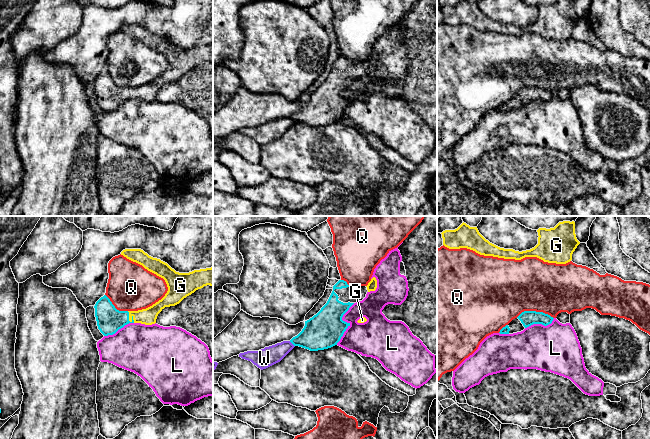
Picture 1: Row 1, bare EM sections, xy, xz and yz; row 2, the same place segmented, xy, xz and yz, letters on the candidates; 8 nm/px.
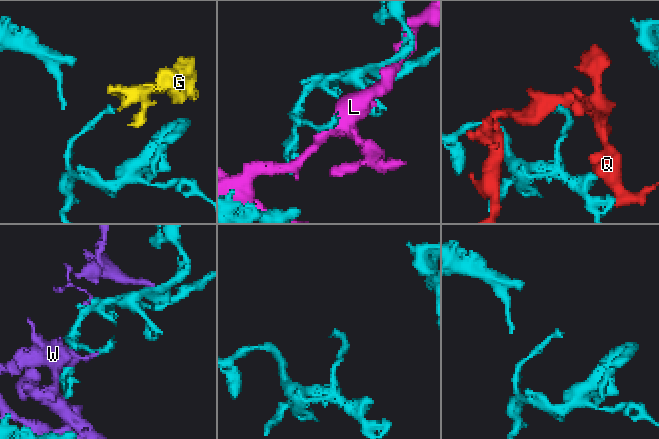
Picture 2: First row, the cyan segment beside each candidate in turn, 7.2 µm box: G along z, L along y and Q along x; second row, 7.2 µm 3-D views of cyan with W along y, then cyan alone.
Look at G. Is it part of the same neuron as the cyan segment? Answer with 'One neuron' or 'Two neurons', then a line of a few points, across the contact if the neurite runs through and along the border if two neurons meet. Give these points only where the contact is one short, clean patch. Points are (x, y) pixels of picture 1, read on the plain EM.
One neuron. Line: xy (109, 96), (128, 94), (148, 92)

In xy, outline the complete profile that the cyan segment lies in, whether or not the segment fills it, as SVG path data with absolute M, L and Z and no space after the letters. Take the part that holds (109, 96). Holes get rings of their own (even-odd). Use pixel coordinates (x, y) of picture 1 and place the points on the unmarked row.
M125 25L121 31L163 54L168 67L161 76L138 87L119 87L106 71L101 73L94 84L98 105L104 112L115 110L129 99L155 100L158 90L165 83L179 80L184 74L204 62L213 62L213 43L179 49L167 39L149 32L141 25Z

